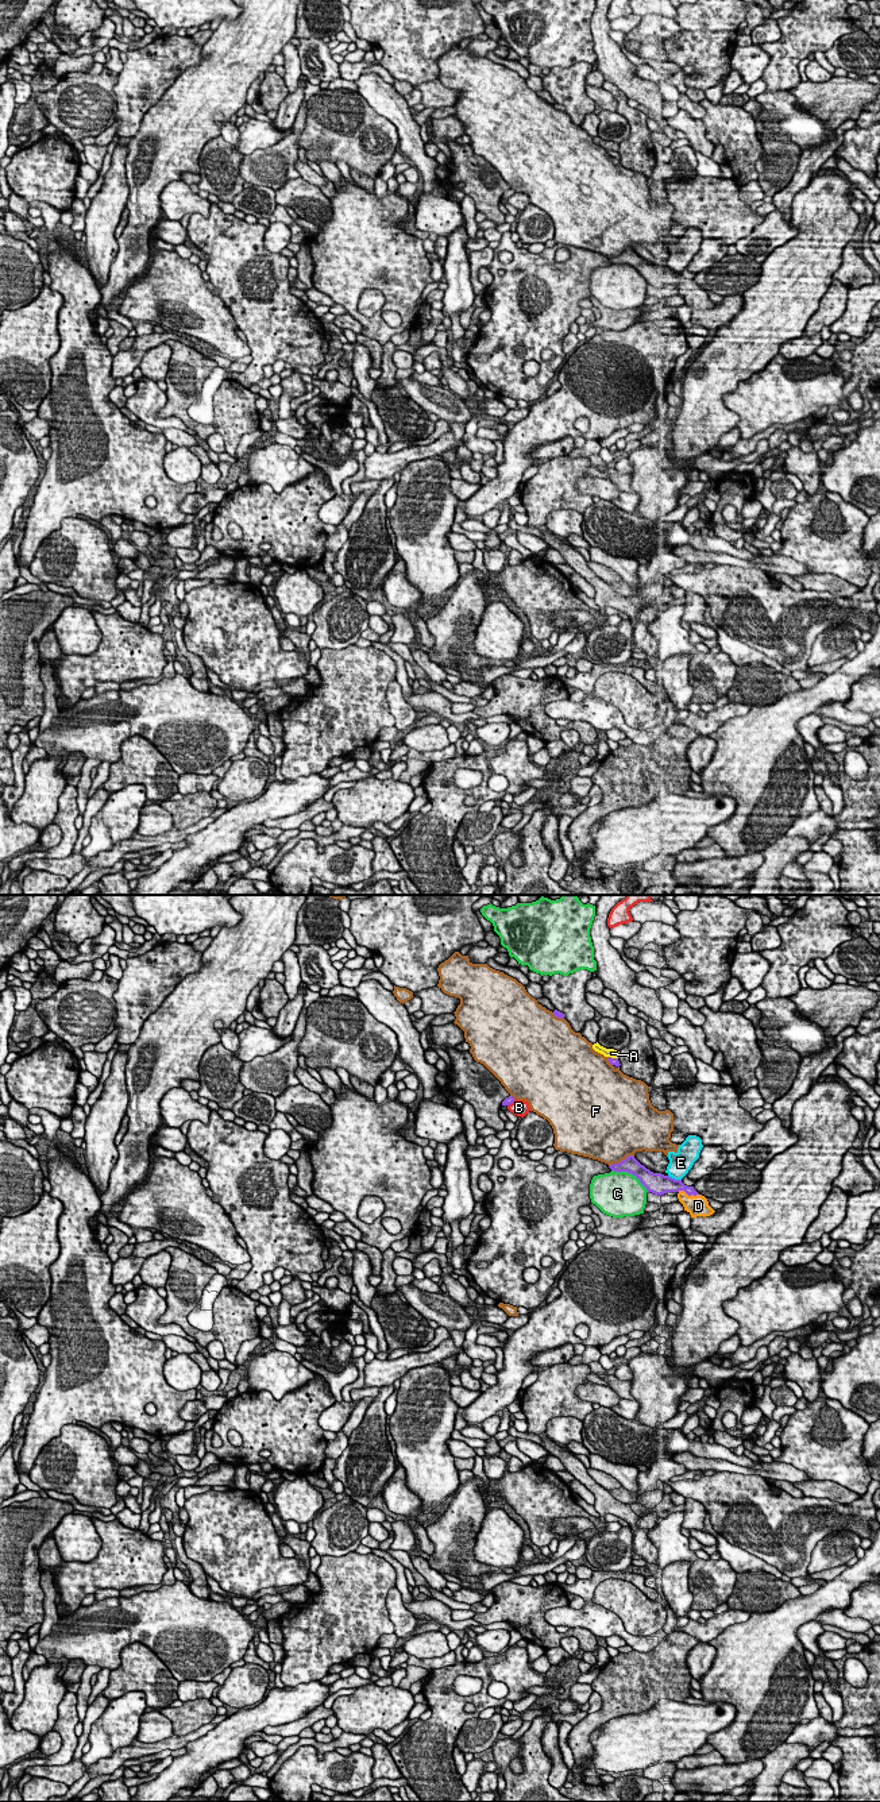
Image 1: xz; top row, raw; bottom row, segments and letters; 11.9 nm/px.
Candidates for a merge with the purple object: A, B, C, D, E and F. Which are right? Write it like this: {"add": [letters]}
{"add": ["D"]}

